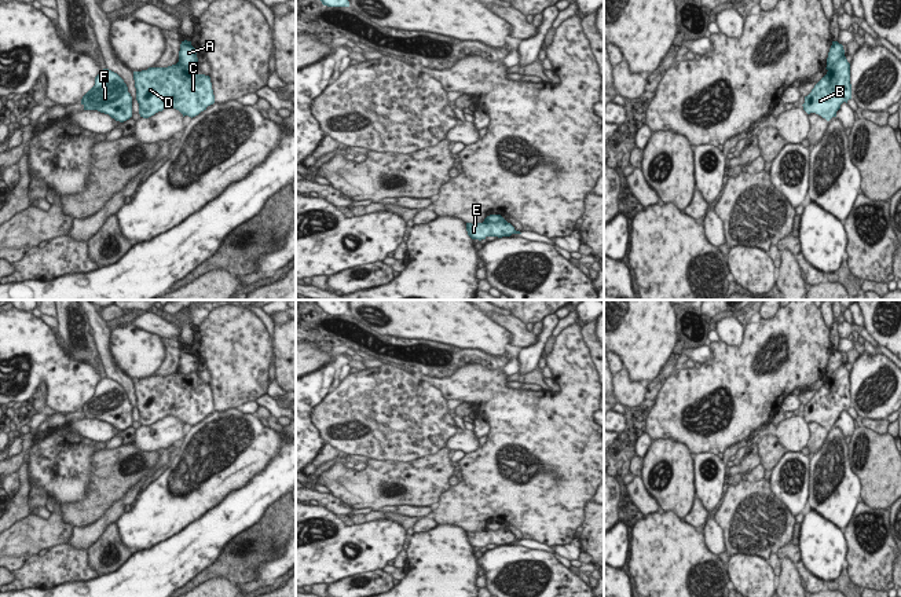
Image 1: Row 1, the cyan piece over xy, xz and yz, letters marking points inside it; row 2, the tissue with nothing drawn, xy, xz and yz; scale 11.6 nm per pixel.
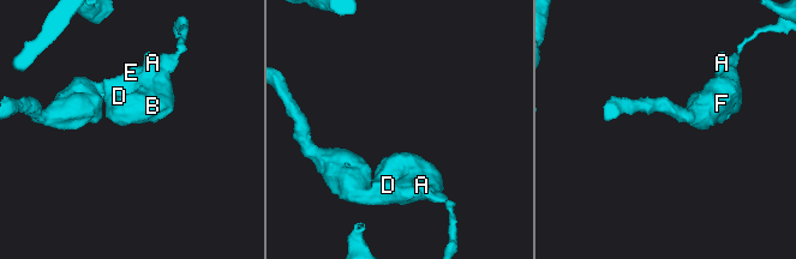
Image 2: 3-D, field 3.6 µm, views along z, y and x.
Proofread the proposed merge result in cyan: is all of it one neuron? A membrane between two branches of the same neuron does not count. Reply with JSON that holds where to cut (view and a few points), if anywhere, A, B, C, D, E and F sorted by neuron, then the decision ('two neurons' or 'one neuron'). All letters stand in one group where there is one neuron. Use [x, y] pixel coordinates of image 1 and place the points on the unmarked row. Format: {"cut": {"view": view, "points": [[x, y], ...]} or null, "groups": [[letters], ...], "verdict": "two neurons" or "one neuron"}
{"cut": {"view": "xy", "points": [[178, 370], [183, 373], [197, 372]]}, "groups": [["A"], ["B", "C", "D", "E", "F"]], "verdict": "two neurons"}

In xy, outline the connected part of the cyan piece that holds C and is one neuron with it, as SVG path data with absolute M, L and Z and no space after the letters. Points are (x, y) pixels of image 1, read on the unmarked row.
M179 370L168 376L149 376L147 378L133 380L136 409L139 422L149 426L166 415L179 418L183 425L195 425L208 414L215 411L210 385L198 381L198 371L183 374Z

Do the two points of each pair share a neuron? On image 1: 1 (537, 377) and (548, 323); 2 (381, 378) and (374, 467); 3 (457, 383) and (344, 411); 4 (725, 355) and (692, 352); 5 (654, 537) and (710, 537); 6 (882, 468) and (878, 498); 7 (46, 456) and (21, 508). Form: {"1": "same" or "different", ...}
{"1": "different", "2": "different", "3": "different", "4": "different", "5": "different", "6": "same", "7": "different"}

